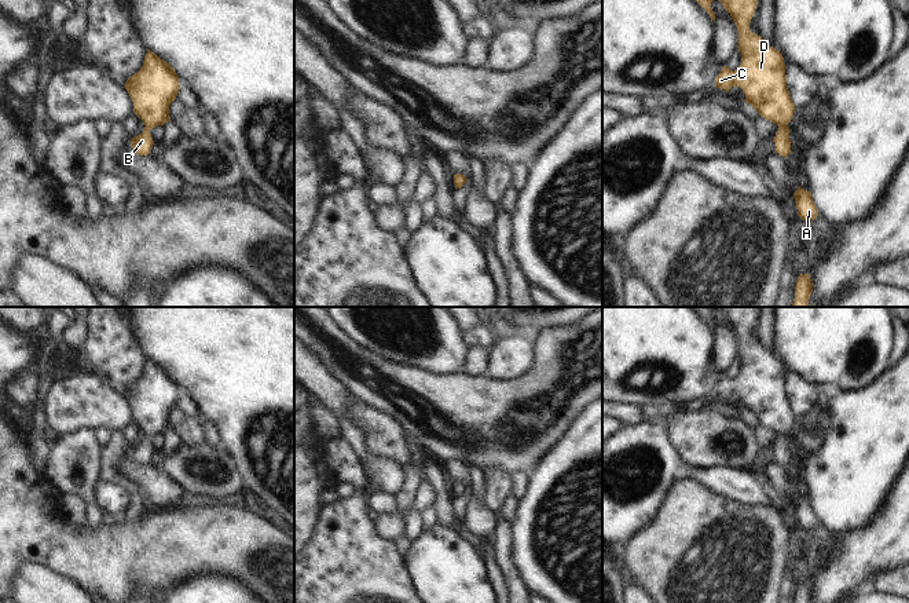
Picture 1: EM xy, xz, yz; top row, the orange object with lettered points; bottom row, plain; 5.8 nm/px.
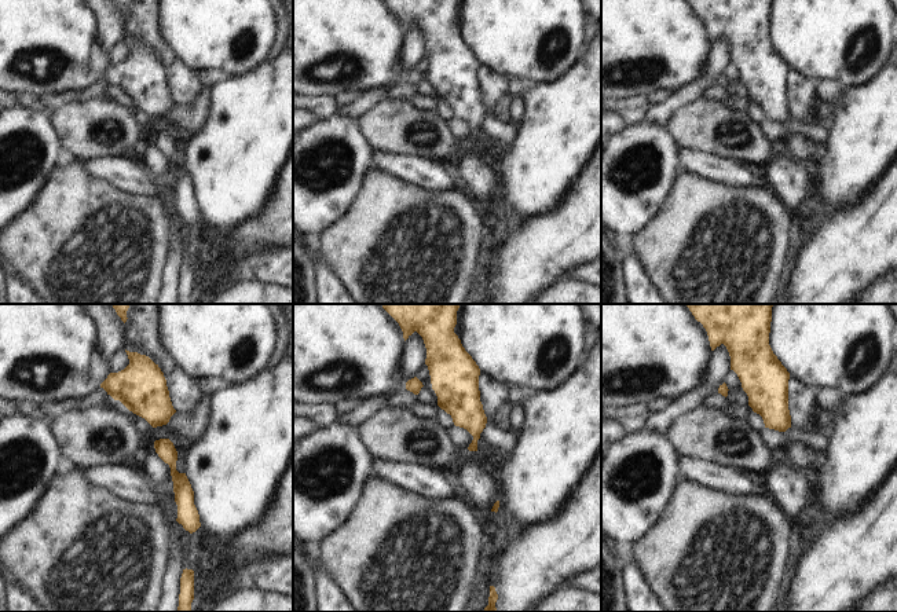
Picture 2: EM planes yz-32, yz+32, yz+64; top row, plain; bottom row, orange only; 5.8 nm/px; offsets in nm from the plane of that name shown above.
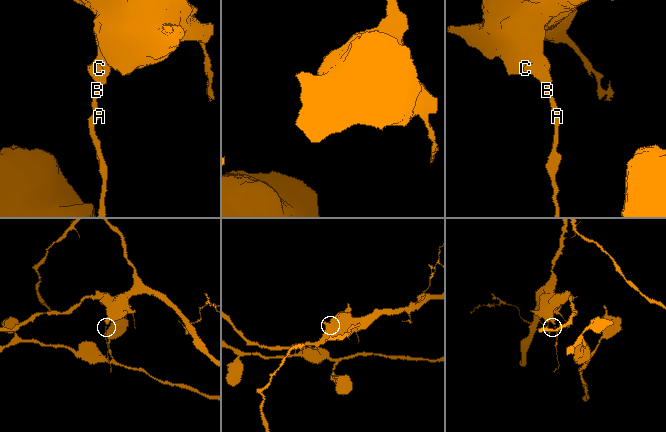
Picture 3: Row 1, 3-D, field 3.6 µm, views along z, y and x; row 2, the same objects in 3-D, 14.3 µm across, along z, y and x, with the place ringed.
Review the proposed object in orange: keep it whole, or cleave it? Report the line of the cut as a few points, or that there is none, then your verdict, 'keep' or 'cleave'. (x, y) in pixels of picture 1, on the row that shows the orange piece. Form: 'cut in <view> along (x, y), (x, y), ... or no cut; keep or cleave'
no cut; keep

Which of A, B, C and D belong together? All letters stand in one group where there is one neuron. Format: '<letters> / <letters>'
A B C D

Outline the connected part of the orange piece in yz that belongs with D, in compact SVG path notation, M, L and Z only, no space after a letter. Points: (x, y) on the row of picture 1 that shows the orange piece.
M758 0L719 1L736 23L741 65L734 72L725 65L715 77L715 87L726 92L732 87L740 87L745 94L744 100L760 117L778 125L773 138L776 153L787 158L791 154L788 124L793 117L795 105L787 87L784 58L778 50L749 30Z

